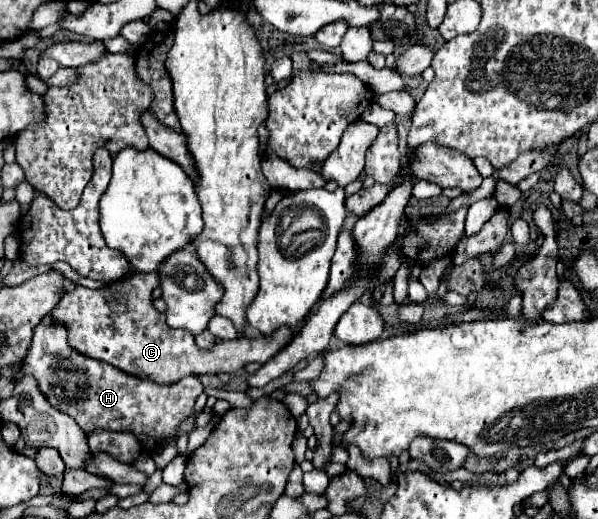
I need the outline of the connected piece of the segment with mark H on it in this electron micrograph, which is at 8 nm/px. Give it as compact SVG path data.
M47 319L35 327L23 371L33 375L47 399L59 411L71 415L85 433L95 429L131 431L141 439L145 449L155 449L163 437L171 435L175 427L193 413L195 399L203 393L203 385L195 375L183 377L173 385L157 385L121 373L113 365L83 357L69 349L67 329L63 325L51 325Z

